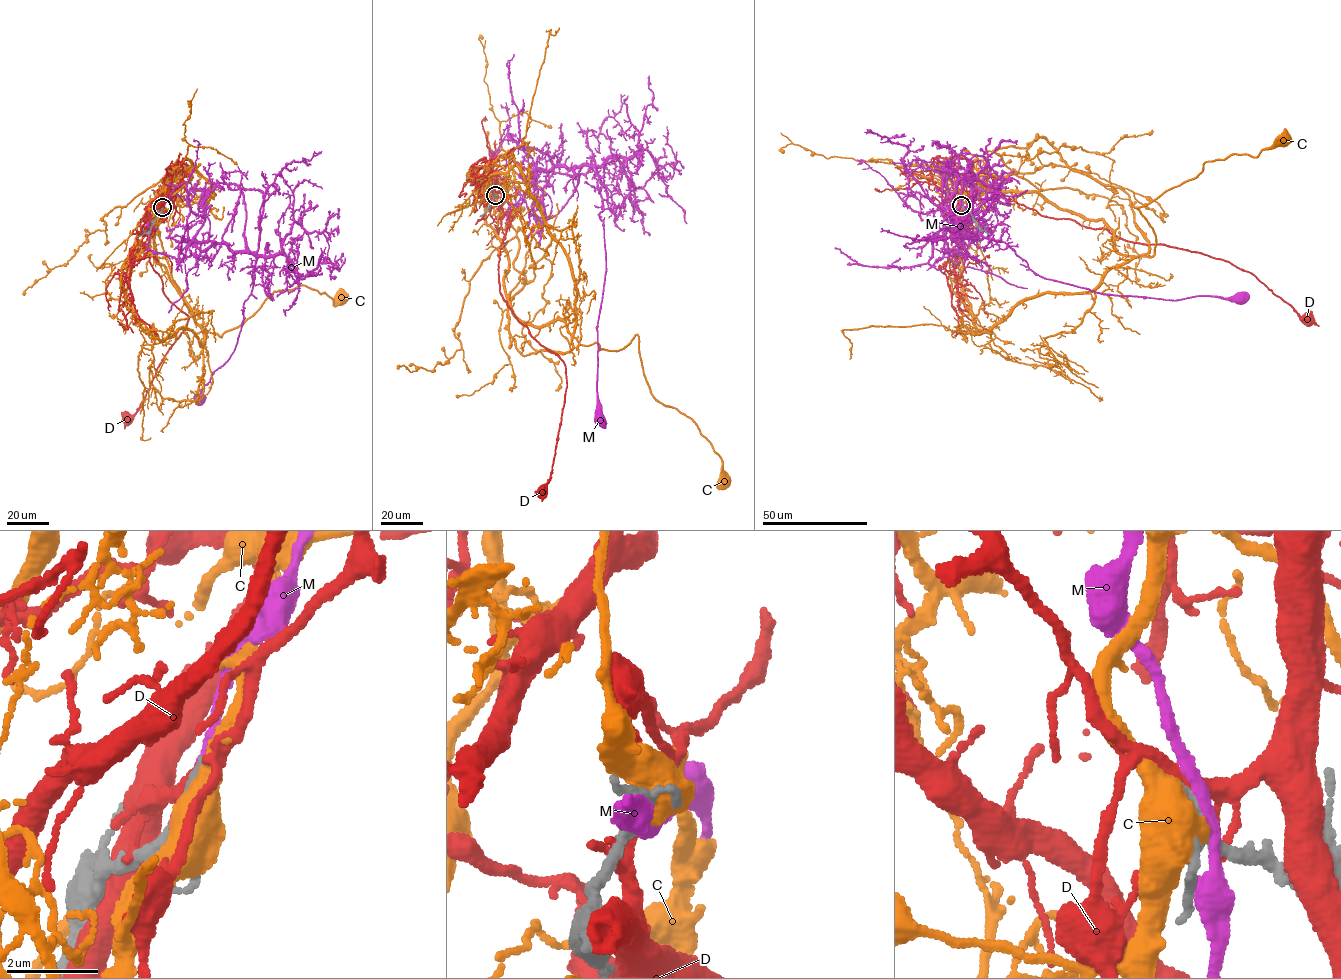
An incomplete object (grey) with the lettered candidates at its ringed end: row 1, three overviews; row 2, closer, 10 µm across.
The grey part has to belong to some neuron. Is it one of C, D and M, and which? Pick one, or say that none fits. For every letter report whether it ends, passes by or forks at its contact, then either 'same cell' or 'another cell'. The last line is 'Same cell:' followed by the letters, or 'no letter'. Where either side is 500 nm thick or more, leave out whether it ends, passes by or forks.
C: another cell
D: it passes by; another cell
M: it passes by; another cell
Same cell: no letter

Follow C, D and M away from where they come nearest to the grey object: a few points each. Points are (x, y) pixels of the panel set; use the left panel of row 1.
C: (161, 210), (121, 285), (161, 341), (181, 328), (200, 346), (199, 325), (221, 336), (275, 291), (340, 299)
D: (162, 208), (174, 195), (146, 248), (165, 295), (188, 317), (140, 406), (126, 418)
M: (161, 211), (168, 196), (181, 195), (189, 243), (202, 250), (227, 244), (256, 258), (235, 348), (200, 399)

